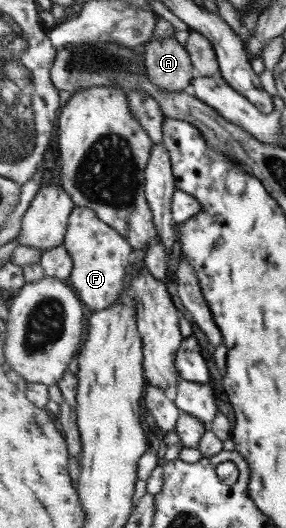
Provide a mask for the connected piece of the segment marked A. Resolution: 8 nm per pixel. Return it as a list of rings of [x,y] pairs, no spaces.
[[[175,37],[151,39],[144,52],[148,75],[162,89],[185,90],[197,76],[188,50]]]

